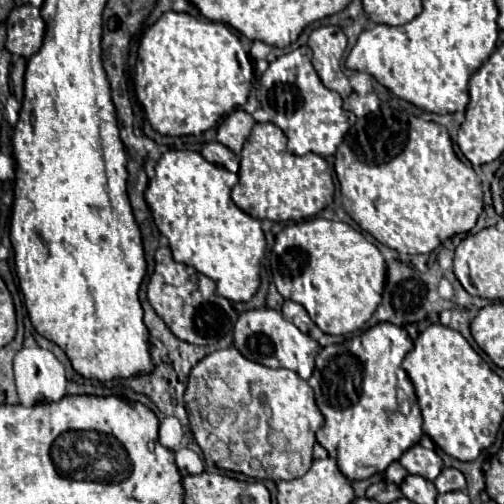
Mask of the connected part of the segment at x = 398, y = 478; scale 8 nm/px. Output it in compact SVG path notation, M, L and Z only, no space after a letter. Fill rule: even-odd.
M393 462L393 464L385 470L385 478L387 478L389 482L397 484L397 486L405 480L405 476L407 476L407 470L405 470L399 462Z

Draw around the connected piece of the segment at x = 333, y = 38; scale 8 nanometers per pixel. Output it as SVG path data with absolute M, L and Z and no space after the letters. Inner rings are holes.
M339 26L315 28L309 36L307 46L313 50L313 66L329 90L339 92L343 98L353 90L349 78L341 69L343 52L347 48L347 36Z

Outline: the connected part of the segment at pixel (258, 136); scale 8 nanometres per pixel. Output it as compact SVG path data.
M271 122L255 124L241 152L239 184L231 190L233 202L259 220L303 220L333 202L333 176L329 164L319 154L297 156L285 146L285 134Z

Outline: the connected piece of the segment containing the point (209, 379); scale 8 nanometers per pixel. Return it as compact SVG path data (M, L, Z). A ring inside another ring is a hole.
M237 348L215 350L191 370L189 388L185 392L185 408L205 462L223 470L243 472L257 480L277 482L303 476L313 462L315 432L323 426L323 414L315 404L311 386L303 378L285 368L273 370L251 362L241 356Z

